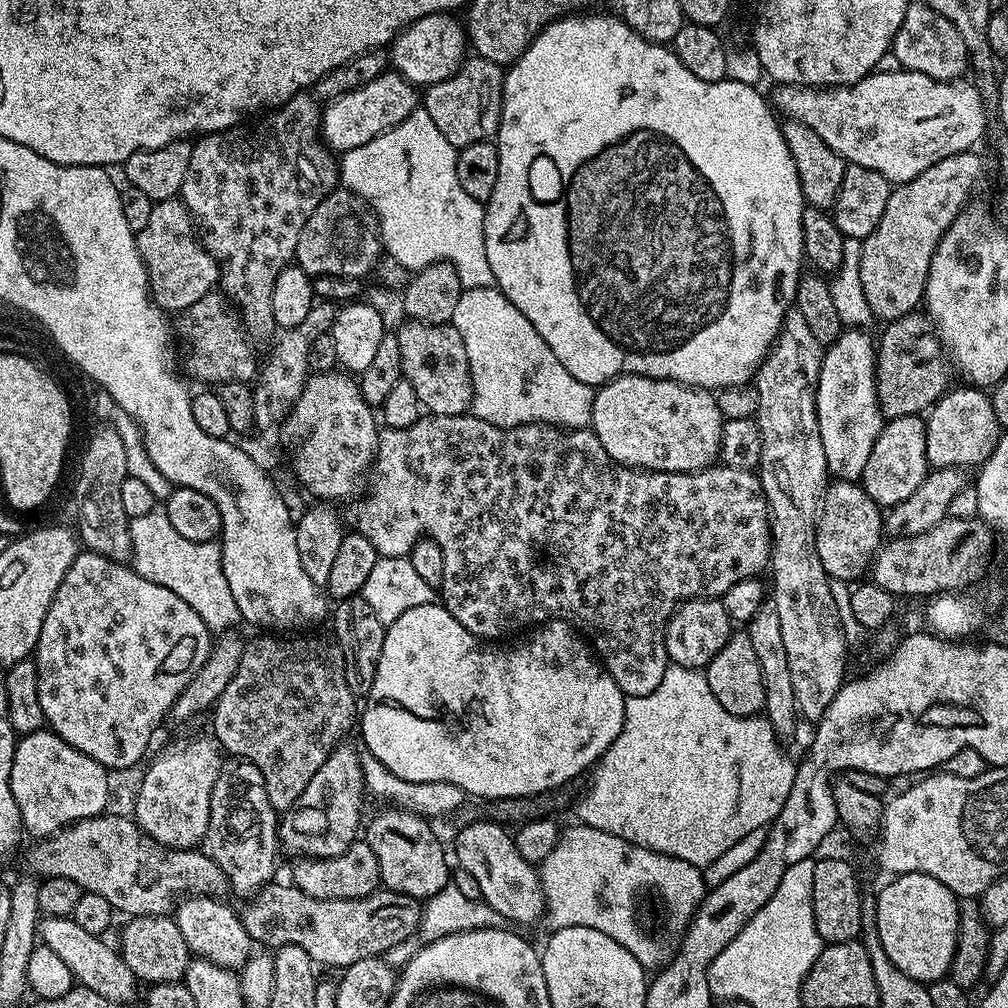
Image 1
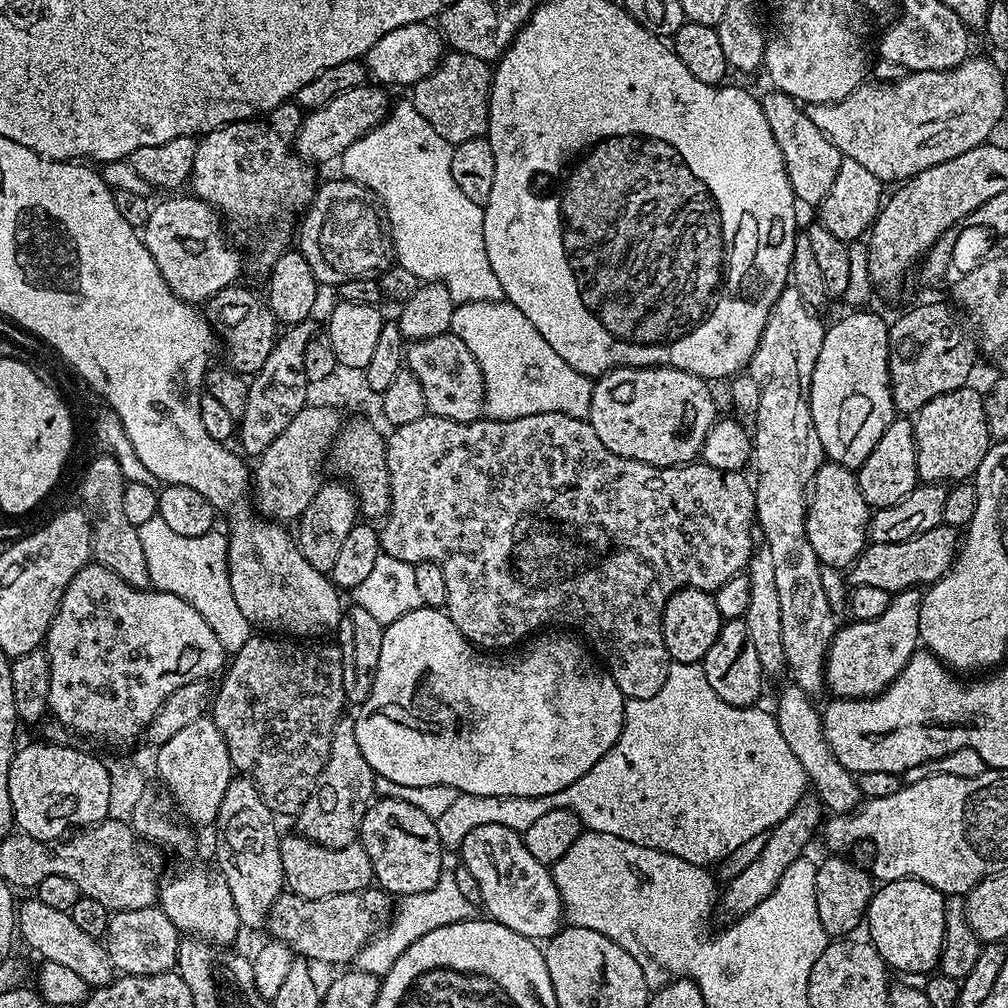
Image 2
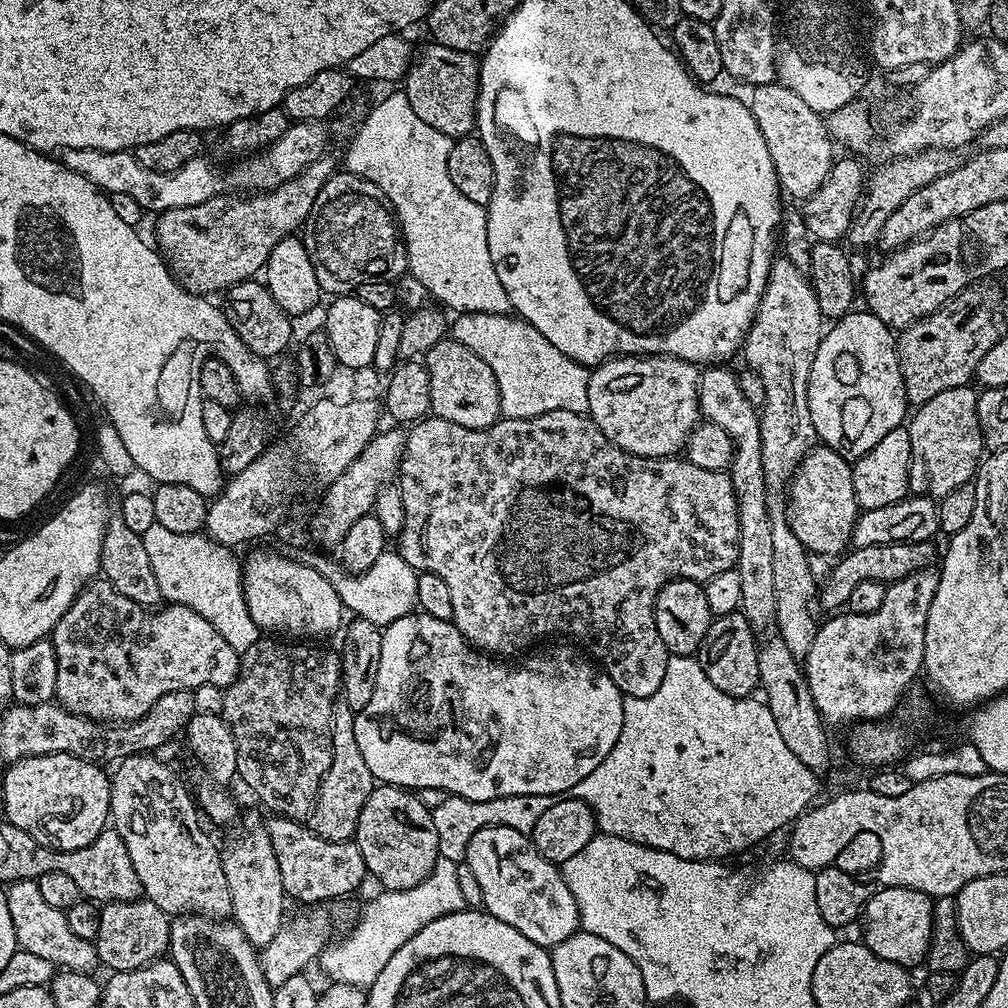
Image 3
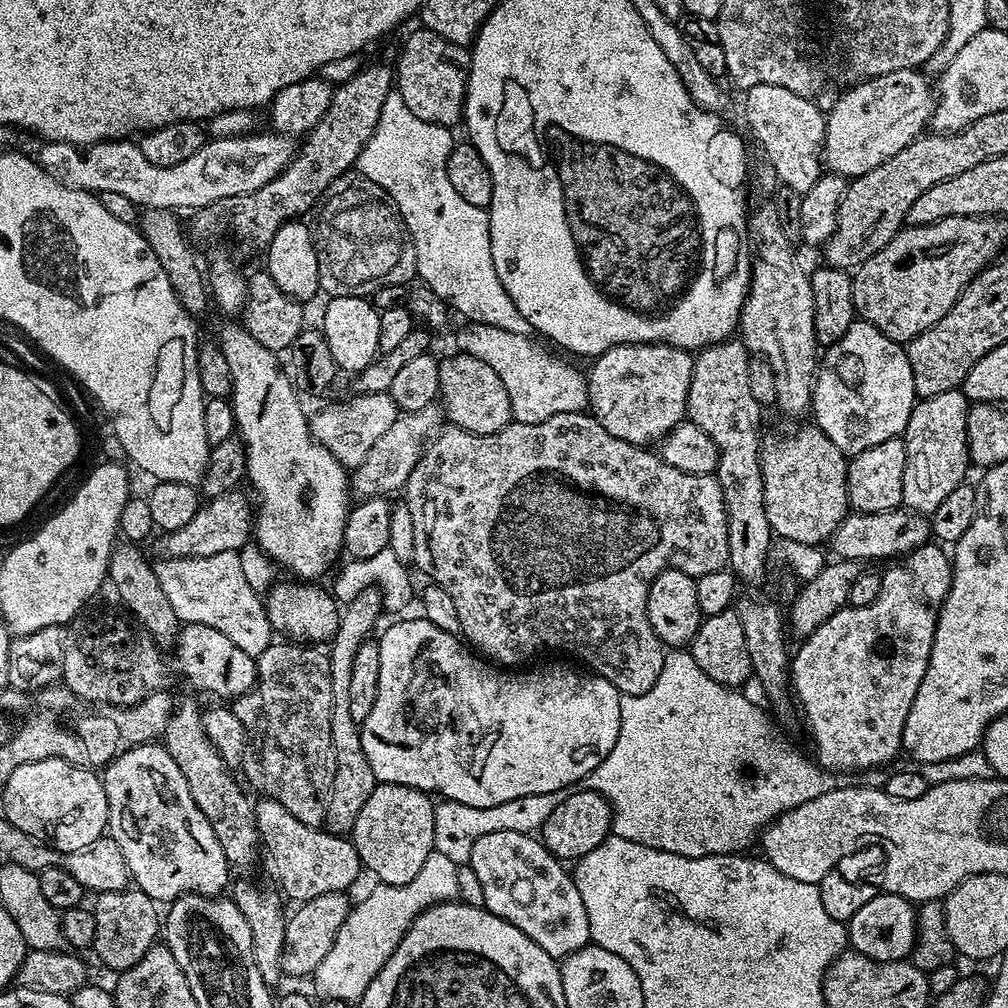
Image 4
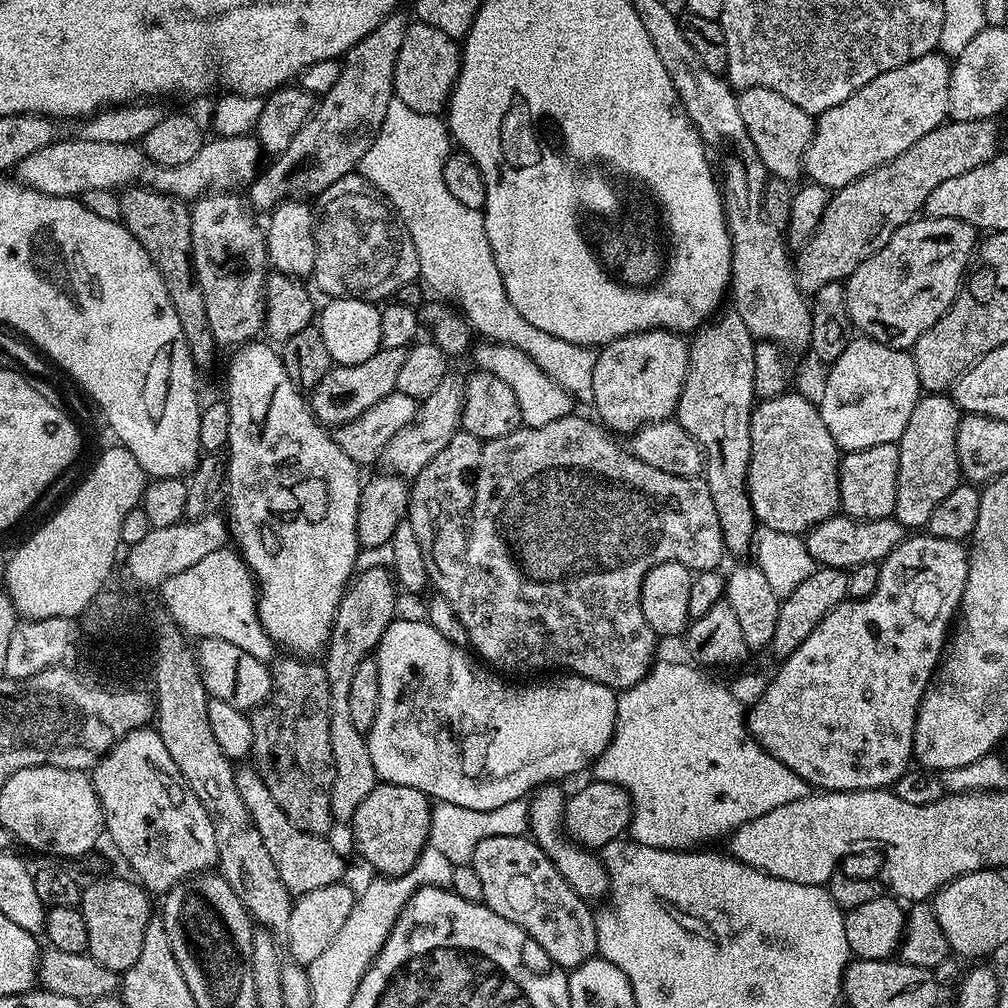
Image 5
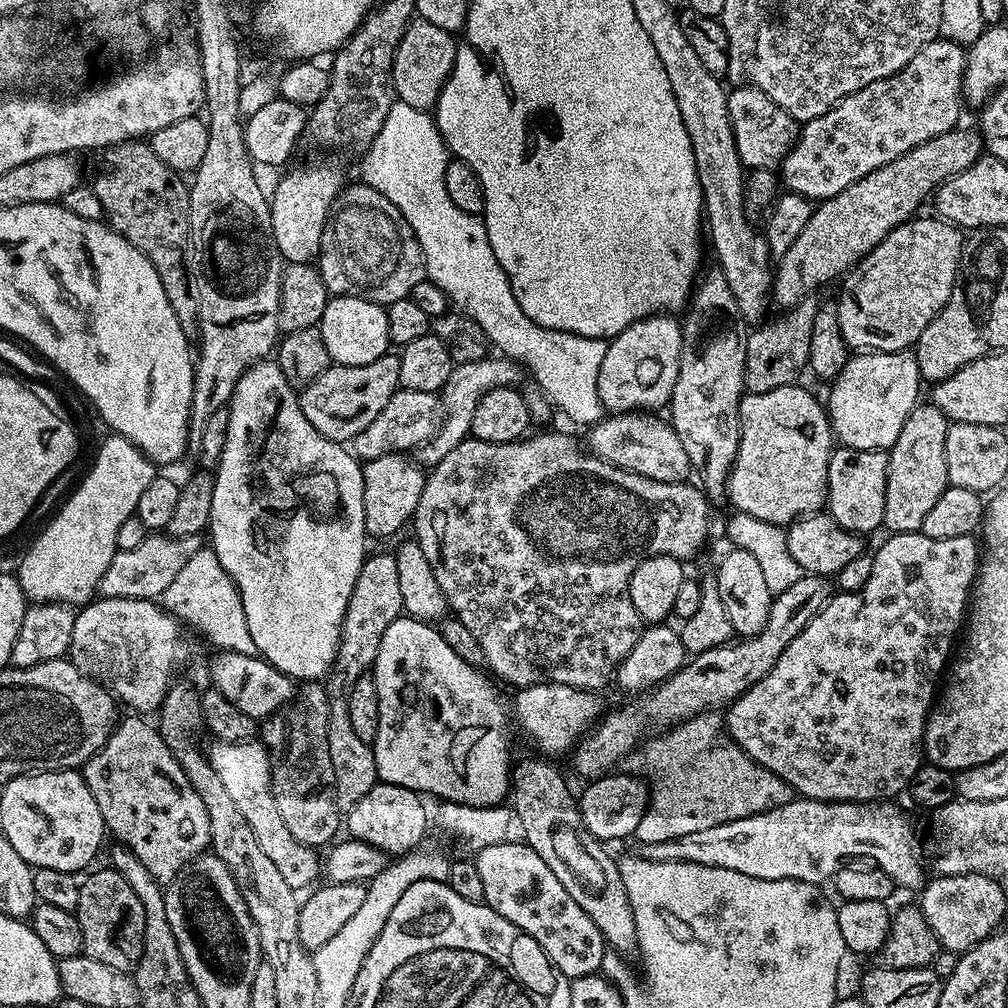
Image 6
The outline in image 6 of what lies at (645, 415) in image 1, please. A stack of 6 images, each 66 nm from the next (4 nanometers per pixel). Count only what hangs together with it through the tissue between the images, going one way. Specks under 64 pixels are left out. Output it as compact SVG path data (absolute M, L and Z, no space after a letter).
M653 314L626 326L617 336L608 340L606 358L602 358L602 370L598 370L598 398L612 414L632 414L637 410L663 409L674 394L674 382L678 382L678 366L682 354L681 321L672 314Z

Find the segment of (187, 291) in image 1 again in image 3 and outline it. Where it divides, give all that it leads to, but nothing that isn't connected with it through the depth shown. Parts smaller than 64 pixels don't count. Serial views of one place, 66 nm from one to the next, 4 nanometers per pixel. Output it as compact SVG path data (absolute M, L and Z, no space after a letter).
M328 154L319 156L294 178L282 182L277 188L269 188L267 192L245 195L247 196L245 200L239 200L236 197L239 195L236 194L221 194L206 202L198 202L198 206L182 206L178 210L159 213L155 217L157 240L155 243L178 283L186 291L194 292L204 298L212 294L208 292L223 293L238 282L251 280L257 274L263 273L264 266L270 258L270 250L274 250L274 246L278 246L278 242L282 242L287 236L299 233L303 229L314 206L314 198L318 198L318 190L322 190L322 186L326 186L332 173L337 171L337 161L335 164L330 156Z

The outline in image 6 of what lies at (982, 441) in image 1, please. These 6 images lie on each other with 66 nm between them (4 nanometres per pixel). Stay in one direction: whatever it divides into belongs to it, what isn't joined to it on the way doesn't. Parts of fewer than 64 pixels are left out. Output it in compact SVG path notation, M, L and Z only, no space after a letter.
M931 402L917 403L910 418L906 418L906 426L902 426L902 434L898 434L898 442L894 442L888 452L883 527L889 528L887 530L889 533L920 531L926 514L934 507L934 502L938 502L938 498L942 498L944 491L950 487L946 474L946 430L949 423L942 410L935 408Z

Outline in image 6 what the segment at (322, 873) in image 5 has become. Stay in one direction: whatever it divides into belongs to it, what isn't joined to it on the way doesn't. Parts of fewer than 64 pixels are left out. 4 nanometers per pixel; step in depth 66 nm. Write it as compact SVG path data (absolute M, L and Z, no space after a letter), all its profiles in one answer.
M256 738L251 740L213 739L211 743L212 745L207 745L206 748L210 766L214 766L214 774L222 778L222 786L226 786L230 798L234 798L234 806L238 806L250 830L254 830L254 838L258 838L258 846L262 846L262 851L270 857L270 862L274 862L274 867L282 873L283 880L291 888L311 889L321 879L322 860L317 849L298 842L294 834L286 830L286 822L282 822L282 814L278 814L278 802L274 802L272 767L263 743Z

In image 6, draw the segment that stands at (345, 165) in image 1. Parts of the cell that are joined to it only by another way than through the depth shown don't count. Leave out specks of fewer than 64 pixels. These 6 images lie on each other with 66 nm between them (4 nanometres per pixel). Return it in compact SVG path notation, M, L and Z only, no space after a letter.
M396 100L390 106L390 114L386 114L386 122L382 122L382 130L363 153L360 172L363 183L390 198L402 218L410 222L410 230L414 230L422 246L427 279L436 283L459 311L482 326L489 345L499 355L515 360L527 371L529 368L541 388L537 389L559 415L561 412L585 426L597 423L606 412L598 398L598 370L602 370L608 340L543 328L522 314L506 270L494 258L483 219L458 210L450 202L450 194L446 194L444 175L449 159L433 113Z

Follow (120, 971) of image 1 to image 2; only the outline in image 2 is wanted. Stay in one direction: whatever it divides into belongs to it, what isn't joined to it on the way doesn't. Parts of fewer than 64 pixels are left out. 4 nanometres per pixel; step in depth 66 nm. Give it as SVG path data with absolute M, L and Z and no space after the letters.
M29 898L20 900L16 914L19 939L24 939L34 951L40 955L41 961L59 962L61 966L67 966L69 970L78 973L93 989L102 988L112 983L114 969L112 960L108 956L108 949L97 937L85 934L74 922L71 914L62 910L53 910L46 906L46 902Z

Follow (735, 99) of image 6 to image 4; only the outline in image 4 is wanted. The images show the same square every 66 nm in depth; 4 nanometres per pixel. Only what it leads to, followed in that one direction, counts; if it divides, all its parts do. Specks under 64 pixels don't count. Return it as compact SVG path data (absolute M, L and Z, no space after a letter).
M759 84L747 89L743 96L744 120L772 167L771 175L785 188L801 194L808 192L822 175L825 109L820 109L815 99L794 94L786 86Z

